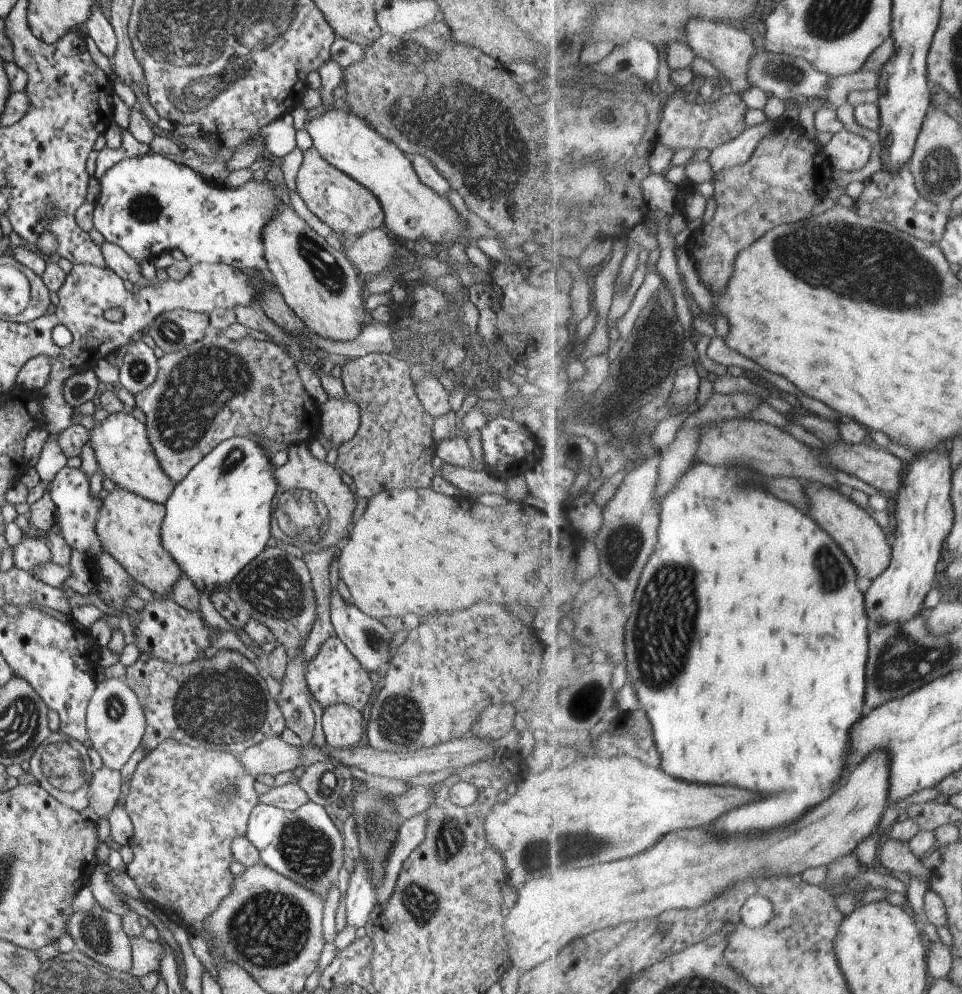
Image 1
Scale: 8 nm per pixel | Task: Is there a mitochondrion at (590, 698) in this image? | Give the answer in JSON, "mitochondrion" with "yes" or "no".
{"mitochondrion":"yes"}

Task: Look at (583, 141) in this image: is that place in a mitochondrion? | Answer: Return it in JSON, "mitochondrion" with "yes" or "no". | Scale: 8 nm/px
{"mitochondrion":"no"}

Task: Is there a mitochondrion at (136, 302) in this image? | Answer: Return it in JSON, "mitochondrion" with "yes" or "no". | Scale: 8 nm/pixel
{"mitochondrion":"no"}

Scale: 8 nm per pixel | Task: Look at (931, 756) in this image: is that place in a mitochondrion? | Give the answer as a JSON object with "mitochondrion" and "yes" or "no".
{"mitochondrion":"no"}

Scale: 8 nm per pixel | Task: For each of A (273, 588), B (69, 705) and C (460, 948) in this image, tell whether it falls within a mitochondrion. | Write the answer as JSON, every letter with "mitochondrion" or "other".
{"A":"mitochondrion","B":"other","C":"other"}

